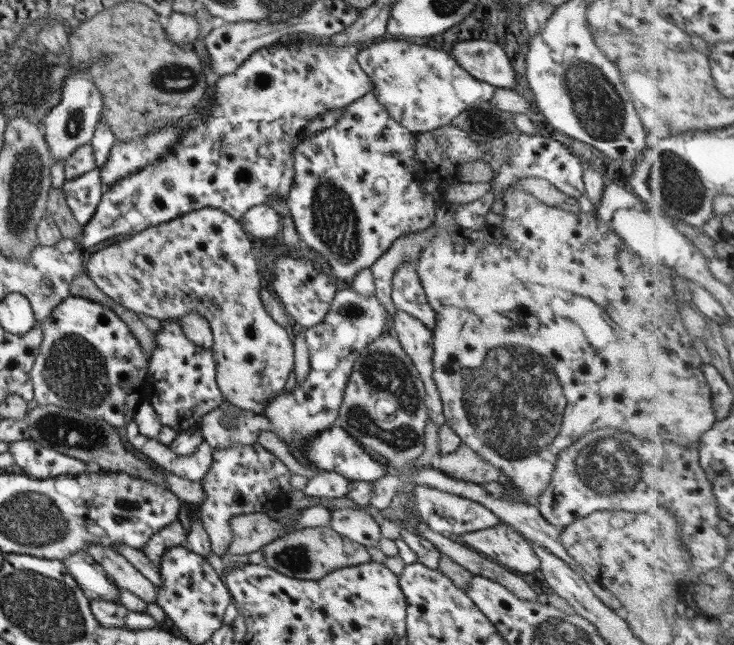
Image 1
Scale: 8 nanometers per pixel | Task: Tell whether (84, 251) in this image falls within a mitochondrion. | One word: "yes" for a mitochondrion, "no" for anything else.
no

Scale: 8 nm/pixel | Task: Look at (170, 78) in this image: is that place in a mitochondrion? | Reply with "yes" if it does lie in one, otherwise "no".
yes

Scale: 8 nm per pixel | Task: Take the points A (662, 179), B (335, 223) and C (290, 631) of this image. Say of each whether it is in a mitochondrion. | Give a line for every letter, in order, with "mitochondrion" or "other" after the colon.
A: mitochondrion
B: mitochondrion
C: other

